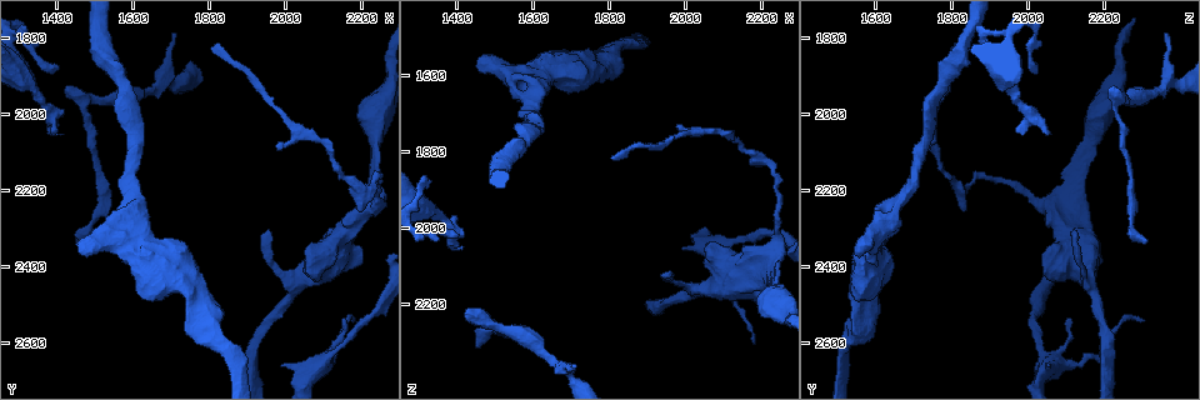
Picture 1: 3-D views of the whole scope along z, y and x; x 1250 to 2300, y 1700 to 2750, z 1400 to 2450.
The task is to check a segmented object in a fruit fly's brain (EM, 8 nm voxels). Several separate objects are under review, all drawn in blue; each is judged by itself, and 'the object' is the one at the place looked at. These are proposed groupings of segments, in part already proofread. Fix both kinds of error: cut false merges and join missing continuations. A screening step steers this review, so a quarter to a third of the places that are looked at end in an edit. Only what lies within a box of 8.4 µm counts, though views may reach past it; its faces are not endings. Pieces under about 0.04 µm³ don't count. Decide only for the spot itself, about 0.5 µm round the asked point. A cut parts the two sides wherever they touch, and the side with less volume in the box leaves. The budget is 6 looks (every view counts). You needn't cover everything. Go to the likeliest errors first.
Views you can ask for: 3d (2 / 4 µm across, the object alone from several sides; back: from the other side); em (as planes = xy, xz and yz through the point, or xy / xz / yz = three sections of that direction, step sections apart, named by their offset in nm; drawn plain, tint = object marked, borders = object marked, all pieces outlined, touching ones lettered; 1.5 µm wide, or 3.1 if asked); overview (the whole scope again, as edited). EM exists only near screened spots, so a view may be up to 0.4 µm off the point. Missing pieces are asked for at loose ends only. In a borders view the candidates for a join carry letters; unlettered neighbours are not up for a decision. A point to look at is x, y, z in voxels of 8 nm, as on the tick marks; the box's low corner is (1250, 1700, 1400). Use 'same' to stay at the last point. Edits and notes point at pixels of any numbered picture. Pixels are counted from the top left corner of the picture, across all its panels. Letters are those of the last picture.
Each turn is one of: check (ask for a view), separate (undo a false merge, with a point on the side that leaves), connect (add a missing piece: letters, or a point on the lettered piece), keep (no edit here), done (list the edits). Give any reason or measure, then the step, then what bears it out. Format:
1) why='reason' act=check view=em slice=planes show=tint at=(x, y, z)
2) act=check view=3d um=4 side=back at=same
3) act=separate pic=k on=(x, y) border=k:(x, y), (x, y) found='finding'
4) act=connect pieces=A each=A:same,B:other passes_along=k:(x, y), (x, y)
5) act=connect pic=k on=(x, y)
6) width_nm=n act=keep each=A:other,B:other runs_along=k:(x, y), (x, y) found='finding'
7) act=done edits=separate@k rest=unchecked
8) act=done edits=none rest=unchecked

why='branch stops here' act=check view=3d um=2 at=(2180, 2550, 2310)

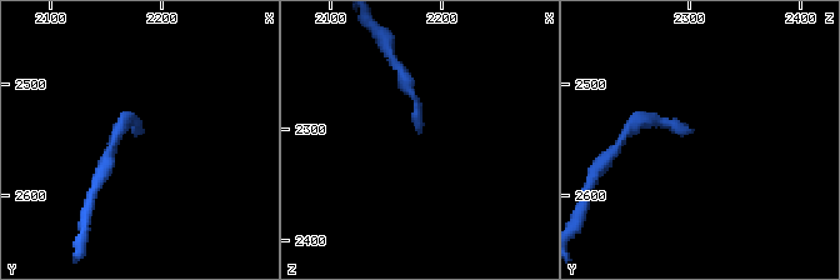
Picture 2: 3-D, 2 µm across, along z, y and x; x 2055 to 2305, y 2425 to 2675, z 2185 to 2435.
act=check view=em slice=planes show=borders at=(2184, 2544, 2304)

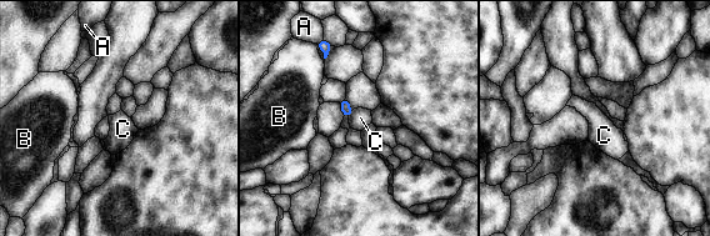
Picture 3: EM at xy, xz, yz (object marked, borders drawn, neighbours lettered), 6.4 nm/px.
longest_contact=C:70nm act=keep each=A:other,B:other,C:other border=3:(353, 110), (349, 119) found='no lettered piece goes on from it'

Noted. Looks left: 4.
why='tapers out' act=check view=3d um=2 at=(1705, 1790, 2355)

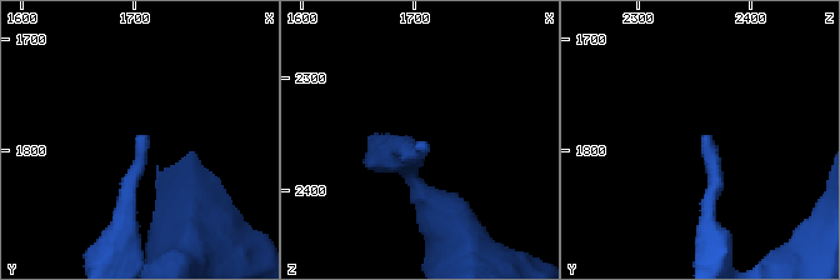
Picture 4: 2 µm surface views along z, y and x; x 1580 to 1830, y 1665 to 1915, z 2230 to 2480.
why='need the tissue' act=check view=em slice=planes show=borders at=(1702, 1786, 2356)

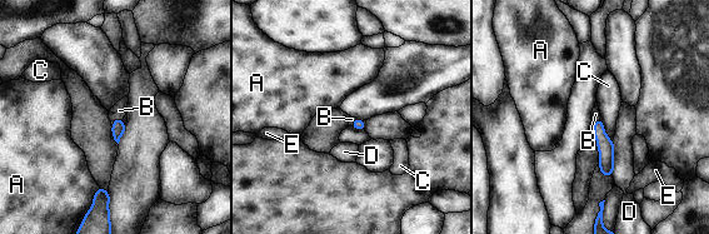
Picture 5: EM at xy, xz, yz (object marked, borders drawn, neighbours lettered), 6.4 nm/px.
act=connect pieces=B each=A:other,B:same,C:other,D:other,E:other passes_along=5:(605, 145), (593, 129), (595, 114) found='it goes on there'

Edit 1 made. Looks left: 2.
act=done edits=connect@5 rest=unchecked

